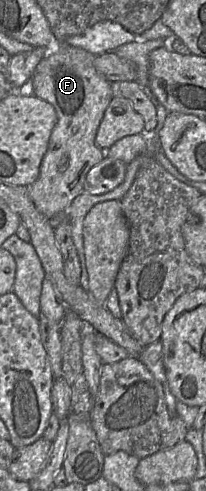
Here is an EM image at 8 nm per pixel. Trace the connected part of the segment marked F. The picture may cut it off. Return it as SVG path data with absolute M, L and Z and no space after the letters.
M55 43L46 50L25 89L53 105L58 117L39 176L27 186L36 208L48 219L65 212L73 199L84 192L87 173L105 157L105 151L96 145L95 138L113 93L112 83L95 69L95 57L66 43L59 43L56 48Z

